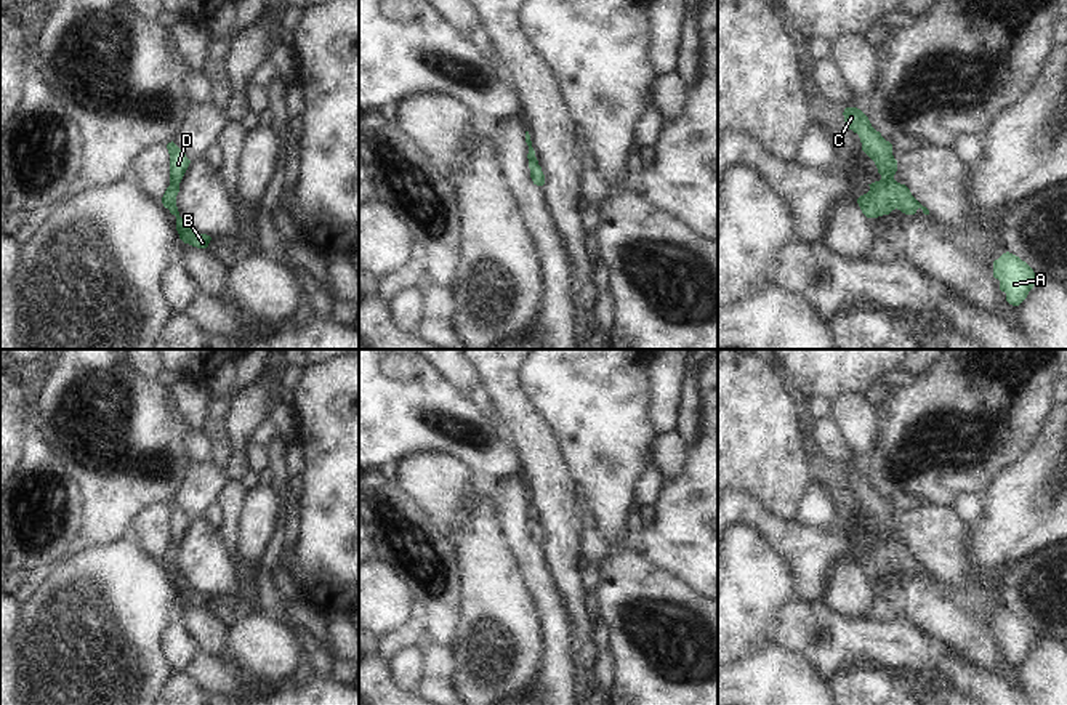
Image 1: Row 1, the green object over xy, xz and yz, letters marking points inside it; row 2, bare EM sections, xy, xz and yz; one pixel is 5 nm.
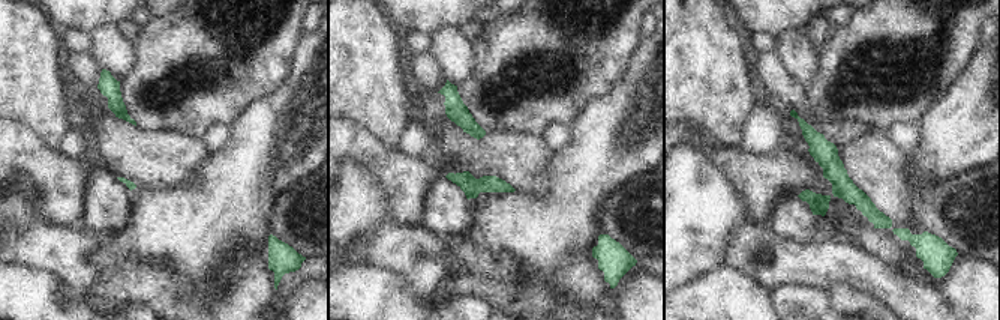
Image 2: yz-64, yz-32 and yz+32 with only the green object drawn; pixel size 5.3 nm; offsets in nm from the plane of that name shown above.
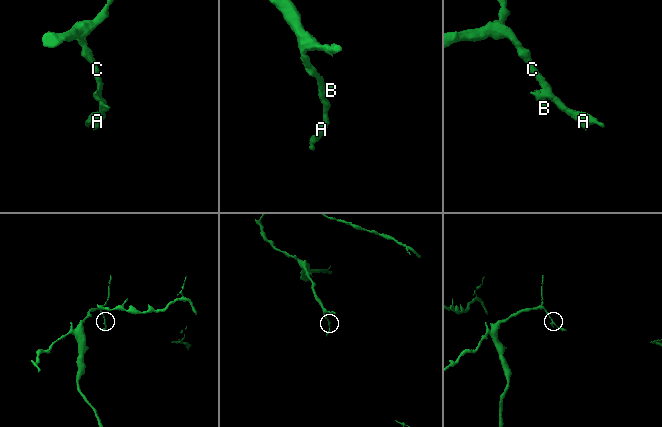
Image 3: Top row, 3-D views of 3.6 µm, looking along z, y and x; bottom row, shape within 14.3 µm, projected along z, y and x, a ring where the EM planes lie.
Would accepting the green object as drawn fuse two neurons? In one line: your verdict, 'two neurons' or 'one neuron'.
one neuron

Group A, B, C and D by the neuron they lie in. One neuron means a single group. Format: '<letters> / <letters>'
A B C D

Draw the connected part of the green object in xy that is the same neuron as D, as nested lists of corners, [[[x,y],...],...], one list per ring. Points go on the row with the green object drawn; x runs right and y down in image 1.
[[[171,141],[167,144],[170,154],[170,186],[167,187],[162,203],[176,216],[176,231],[184,244],[197,248],[207,248],[211,237],[195,232],[181,216],[176,207],[176,195],[179,192],[179,183],[191,163],[186,154]]]

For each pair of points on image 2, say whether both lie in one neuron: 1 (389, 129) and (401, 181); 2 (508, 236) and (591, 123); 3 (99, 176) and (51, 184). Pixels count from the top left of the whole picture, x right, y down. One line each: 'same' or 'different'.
1: different
2: same
3: different

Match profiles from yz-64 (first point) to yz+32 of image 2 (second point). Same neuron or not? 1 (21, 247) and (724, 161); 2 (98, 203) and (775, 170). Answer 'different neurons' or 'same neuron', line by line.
1: different neurons
2: different neurons

